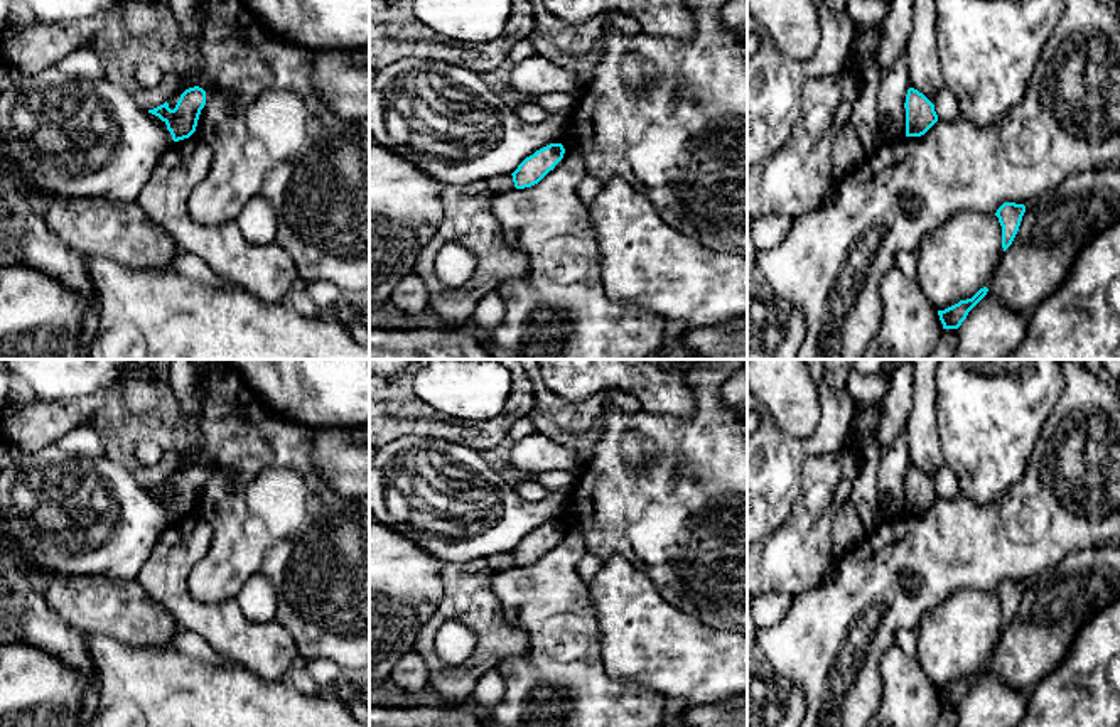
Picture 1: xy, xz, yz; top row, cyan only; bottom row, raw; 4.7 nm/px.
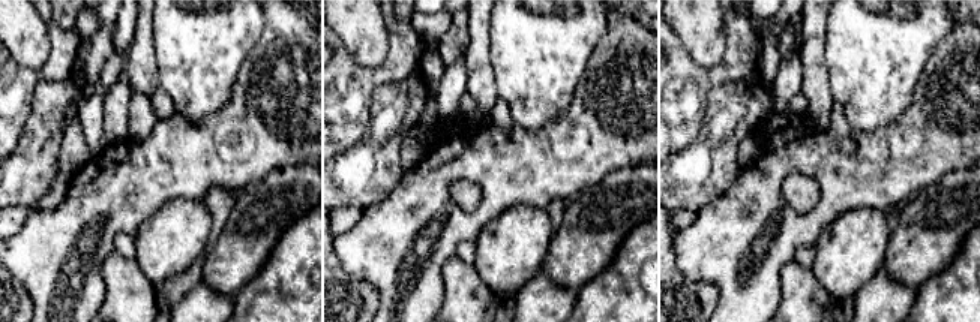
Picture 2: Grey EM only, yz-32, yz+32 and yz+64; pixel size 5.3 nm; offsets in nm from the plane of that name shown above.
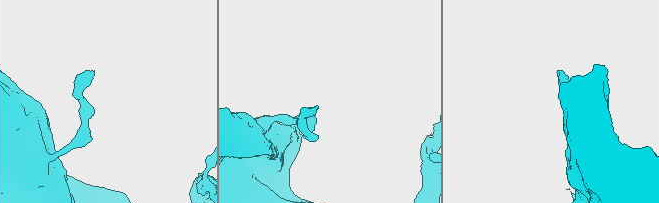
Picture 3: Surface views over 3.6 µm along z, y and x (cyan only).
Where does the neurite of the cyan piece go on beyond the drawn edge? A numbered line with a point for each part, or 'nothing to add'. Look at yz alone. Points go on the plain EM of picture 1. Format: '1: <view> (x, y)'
nothing to add

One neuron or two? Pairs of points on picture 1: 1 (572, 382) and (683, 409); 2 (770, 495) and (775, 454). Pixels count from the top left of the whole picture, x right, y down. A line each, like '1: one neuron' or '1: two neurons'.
1: one neuron
2: one neuron

